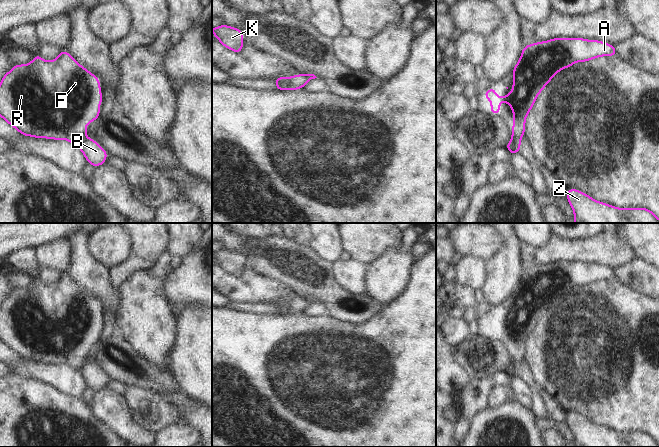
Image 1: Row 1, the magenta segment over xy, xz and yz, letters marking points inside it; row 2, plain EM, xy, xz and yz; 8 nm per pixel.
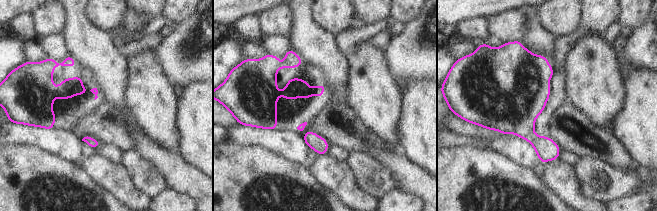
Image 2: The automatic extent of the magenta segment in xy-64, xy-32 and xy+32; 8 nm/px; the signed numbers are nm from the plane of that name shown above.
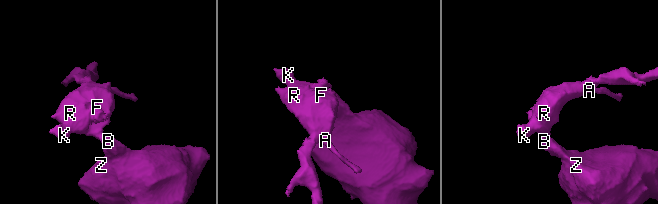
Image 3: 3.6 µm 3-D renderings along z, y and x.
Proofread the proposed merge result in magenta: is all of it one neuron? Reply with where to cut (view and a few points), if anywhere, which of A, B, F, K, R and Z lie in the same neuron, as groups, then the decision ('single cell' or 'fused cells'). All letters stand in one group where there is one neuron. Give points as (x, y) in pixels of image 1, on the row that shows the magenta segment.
xy (86, 137), (77, 146) | A F K R / B Z | fused cells

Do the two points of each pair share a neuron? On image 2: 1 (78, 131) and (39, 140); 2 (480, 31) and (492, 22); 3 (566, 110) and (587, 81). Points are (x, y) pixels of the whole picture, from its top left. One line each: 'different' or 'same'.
1: different
2: different
3: different

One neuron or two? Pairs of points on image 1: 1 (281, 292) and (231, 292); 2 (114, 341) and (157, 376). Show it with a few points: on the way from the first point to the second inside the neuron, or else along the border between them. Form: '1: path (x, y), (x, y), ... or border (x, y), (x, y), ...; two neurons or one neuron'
1: path (269, 292), (243, 292); one neuron
2: path (125, 350), (146, 372); one neuron

